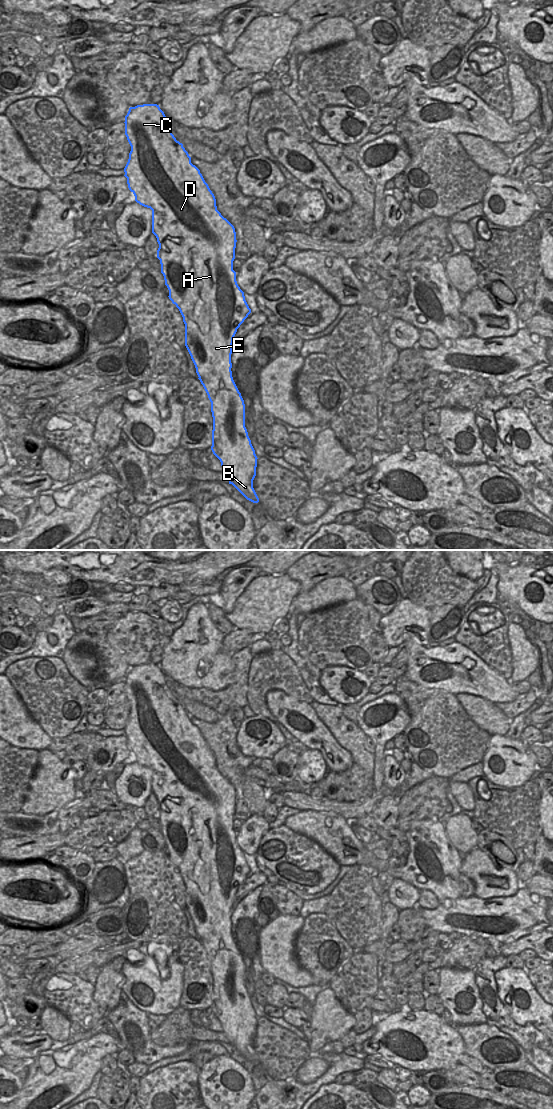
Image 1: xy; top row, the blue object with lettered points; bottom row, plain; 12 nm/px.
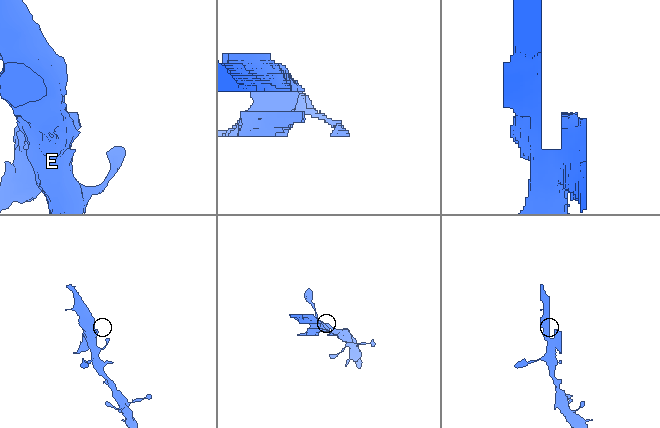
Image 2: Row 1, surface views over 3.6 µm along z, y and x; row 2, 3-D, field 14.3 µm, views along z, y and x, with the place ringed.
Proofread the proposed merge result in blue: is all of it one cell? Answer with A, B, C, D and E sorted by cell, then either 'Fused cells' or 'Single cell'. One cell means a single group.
Groups: A B C D E. Single cell

